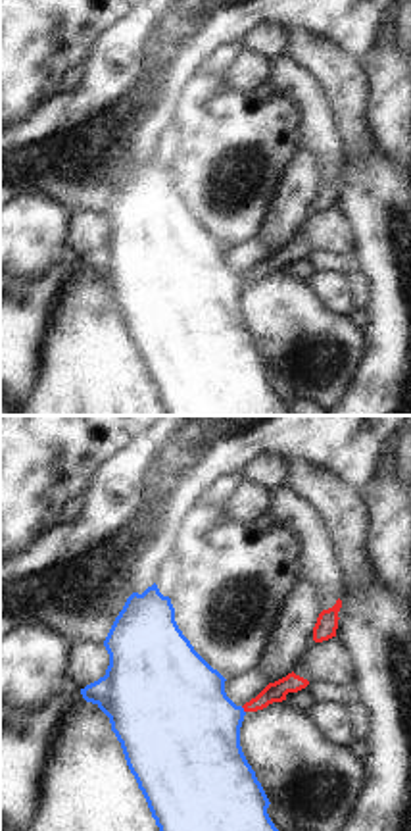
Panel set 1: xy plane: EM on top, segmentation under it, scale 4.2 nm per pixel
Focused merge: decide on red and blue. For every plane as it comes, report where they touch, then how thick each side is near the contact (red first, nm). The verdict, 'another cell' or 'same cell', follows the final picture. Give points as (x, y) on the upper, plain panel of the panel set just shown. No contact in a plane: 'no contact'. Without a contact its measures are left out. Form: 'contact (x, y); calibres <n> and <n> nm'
contact (244, 279); calibres 90 and 440 nm

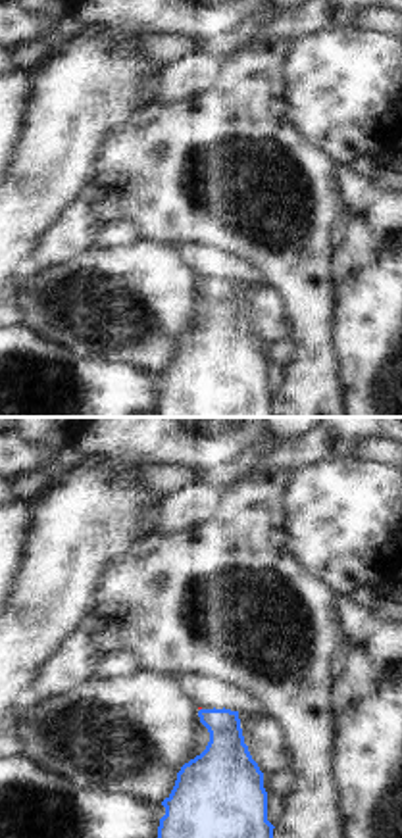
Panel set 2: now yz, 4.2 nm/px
no contact

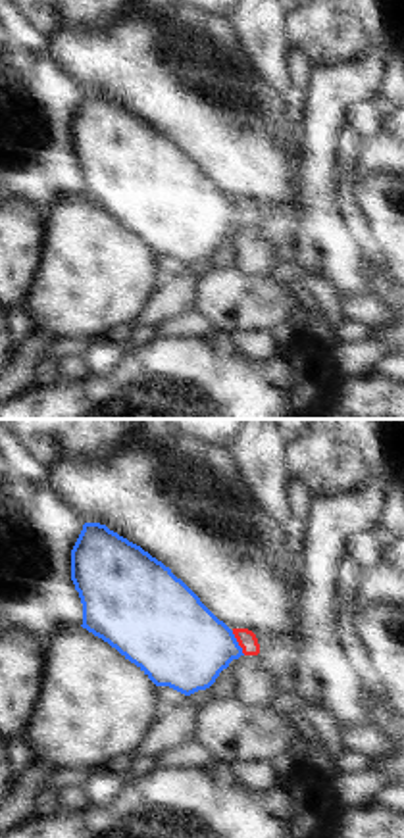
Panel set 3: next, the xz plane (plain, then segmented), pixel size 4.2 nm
contact (237, 210); calibres 80 and 380 nm

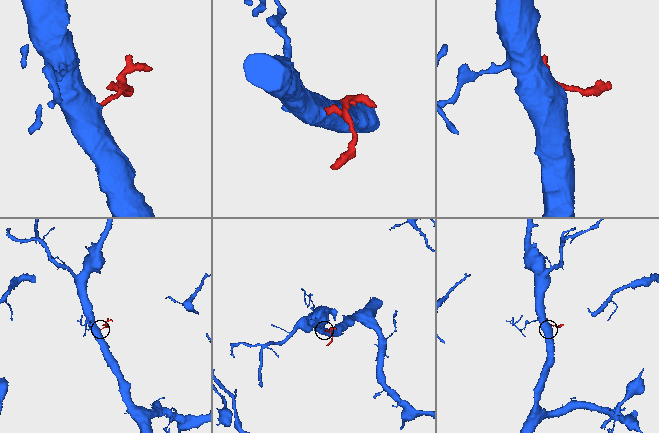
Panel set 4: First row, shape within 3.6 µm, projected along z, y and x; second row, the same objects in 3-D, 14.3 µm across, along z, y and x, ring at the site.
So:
same cell

